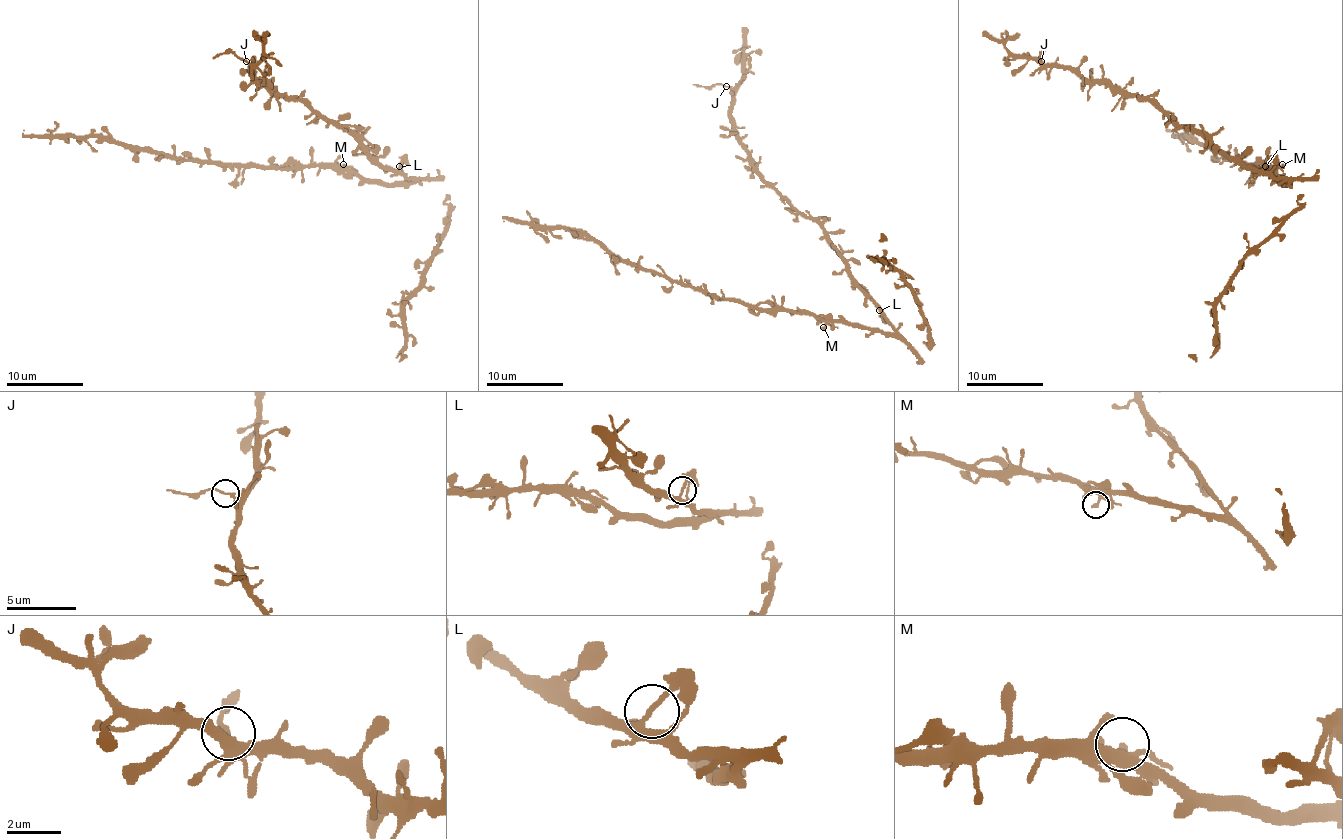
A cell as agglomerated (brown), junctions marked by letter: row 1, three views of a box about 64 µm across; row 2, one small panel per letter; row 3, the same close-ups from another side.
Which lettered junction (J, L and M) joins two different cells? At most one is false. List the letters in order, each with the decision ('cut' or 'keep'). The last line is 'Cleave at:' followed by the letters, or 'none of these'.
J: cut
L: keep
M: keep
Cleave at: J

